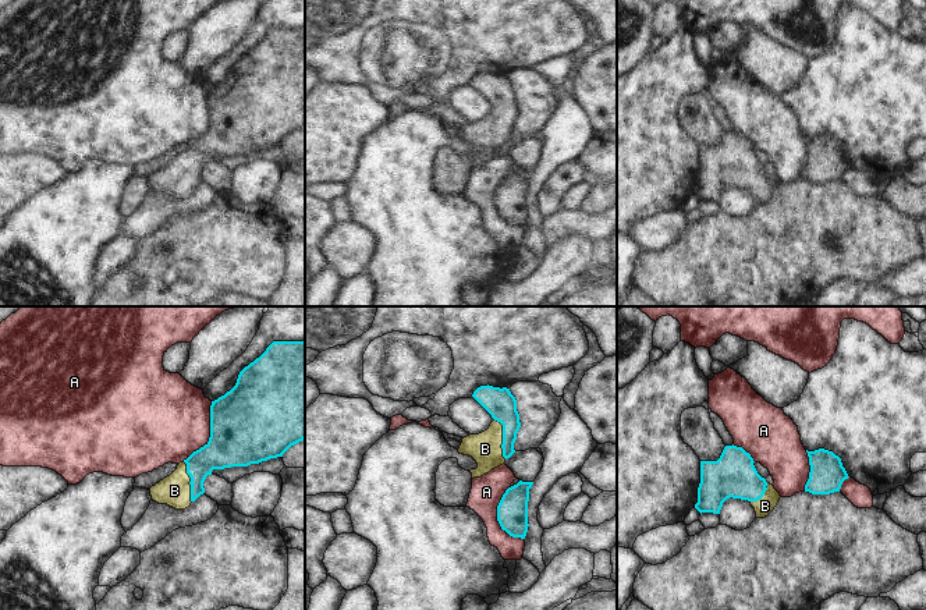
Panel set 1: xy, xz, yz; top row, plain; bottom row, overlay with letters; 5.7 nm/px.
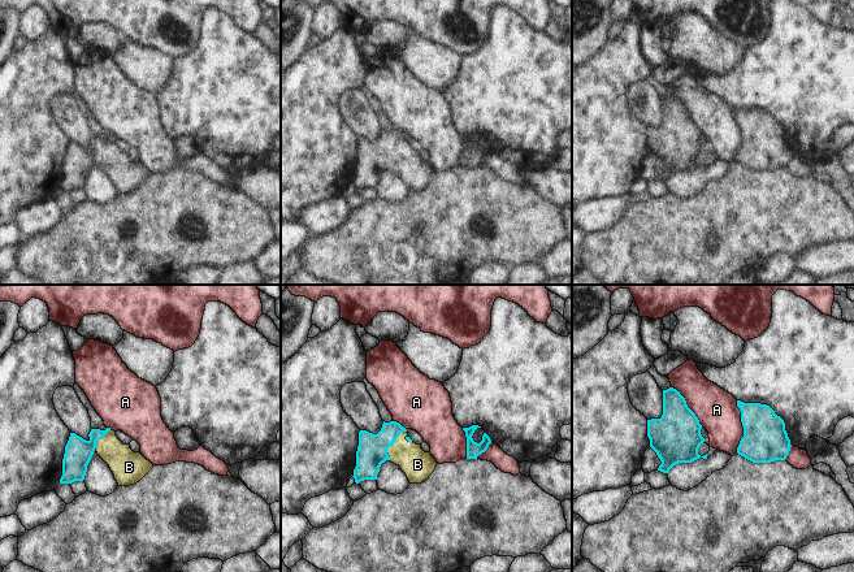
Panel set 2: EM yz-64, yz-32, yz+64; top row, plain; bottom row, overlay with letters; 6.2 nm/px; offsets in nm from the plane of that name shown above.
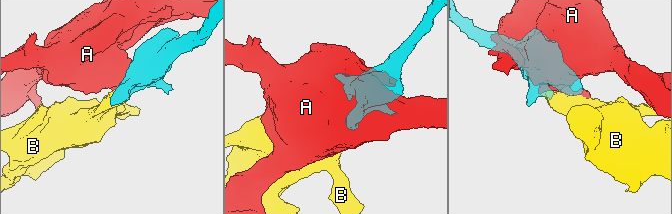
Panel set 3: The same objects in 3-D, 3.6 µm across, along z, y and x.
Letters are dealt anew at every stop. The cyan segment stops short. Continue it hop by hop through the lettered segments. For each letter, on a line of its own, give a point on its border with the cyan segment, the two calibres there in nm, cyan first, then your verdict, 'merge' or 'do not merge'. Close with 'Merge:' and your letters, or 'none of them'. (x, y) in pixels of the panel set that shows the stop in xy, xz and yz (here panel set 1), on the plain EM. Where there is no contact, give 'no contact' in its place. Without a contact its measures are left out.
A: xy (210, 121) | 460/460 nm | do not merge
B: xz (503, 127) | 170/180 nm | merge
Merge: B

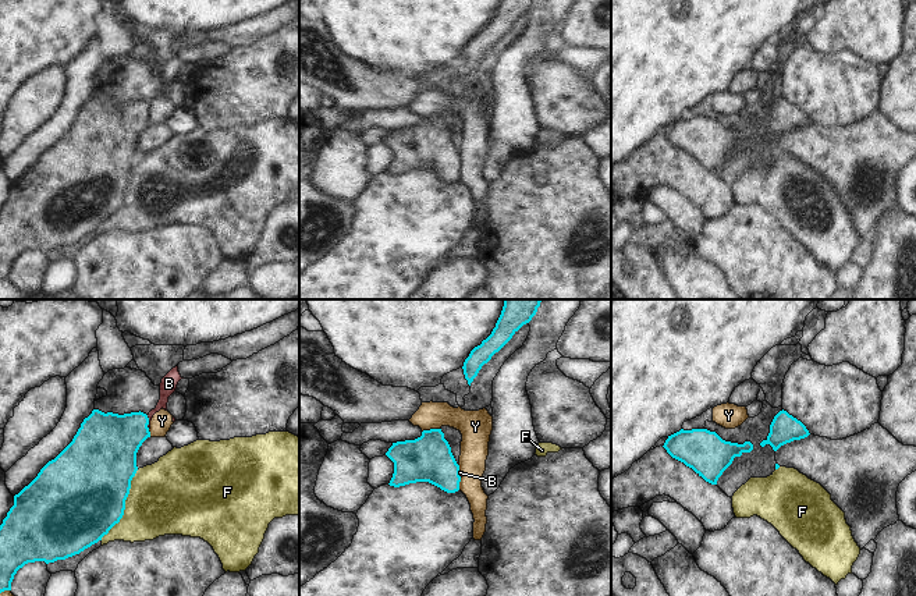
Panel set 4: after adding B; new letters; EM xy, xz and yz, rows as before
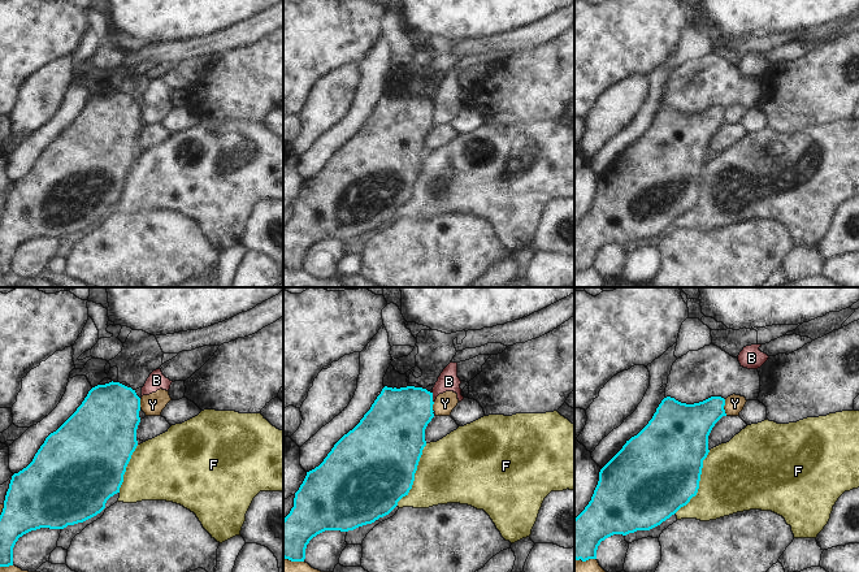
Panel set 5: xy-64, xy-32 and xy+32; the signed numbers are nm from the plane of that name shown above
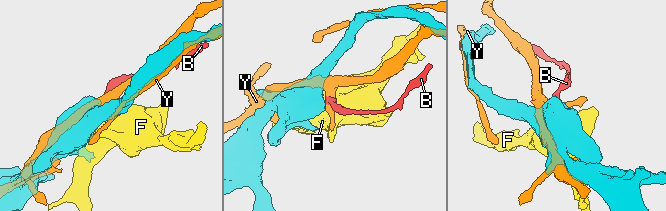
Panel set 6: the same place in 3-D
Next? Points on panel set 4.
B: xy (148, 110) | 320/90 nm | do not merge
F: xy (124, 192) | 500/420 nm | do not merge
Y: xz (430, 117) | 280/180 nm | do not merge
Merge: none of them

